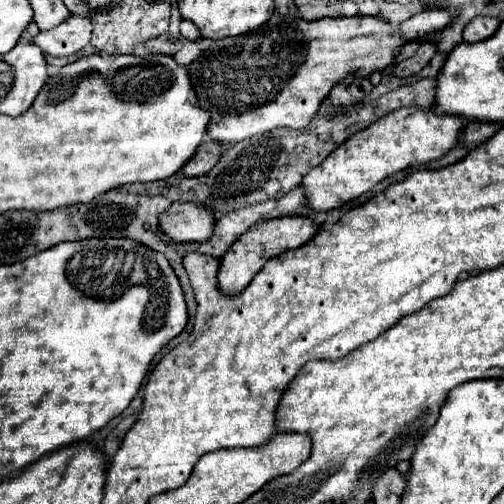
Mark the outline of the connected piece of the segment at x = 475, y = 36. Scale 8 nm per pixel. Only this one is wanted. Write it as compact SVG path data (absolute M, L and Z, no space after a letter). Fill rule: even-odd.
M474 17L464 29L464 41L466 43L484 41L496 31L498 25L500 25L500 19L496 17Z

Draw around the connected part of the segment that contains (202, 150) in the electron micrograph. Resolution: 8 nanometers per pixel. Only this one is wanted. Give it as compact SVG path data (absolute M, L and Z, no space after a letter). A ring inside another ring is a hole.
M208 137L208 143L204 141L198 151L194 153L194 157L180 169L186 177L198 177L198 175L206 175L220 159L222 155L222 147L220 143L216 143L214 139Z

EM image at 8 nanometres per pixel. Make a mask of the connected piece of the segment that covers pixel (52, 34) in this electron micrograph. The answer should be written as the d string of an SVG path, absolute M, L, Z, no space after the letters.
M70 15L64 23L60 23L54 29L40 31L34 37L34 43L52 57L68 57L78 53L90 43L92 35L92 23L86 17Z

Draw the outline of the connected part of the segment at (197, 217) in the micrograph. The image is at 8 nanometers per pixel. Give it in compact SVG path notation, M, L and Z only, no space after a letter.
M172 203L160 215L158 225L178 243L202 243L212 235L214 217L196 203Z

